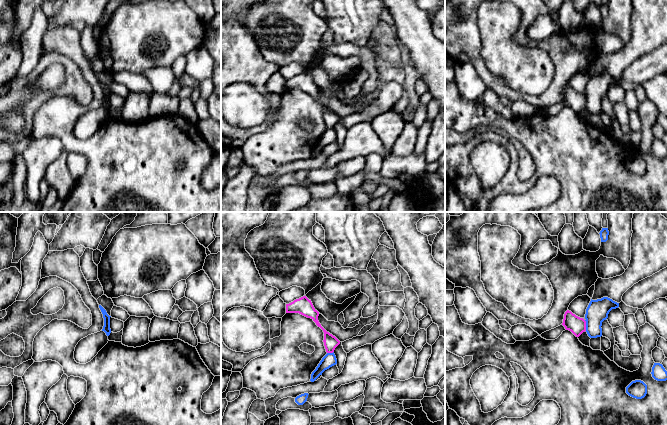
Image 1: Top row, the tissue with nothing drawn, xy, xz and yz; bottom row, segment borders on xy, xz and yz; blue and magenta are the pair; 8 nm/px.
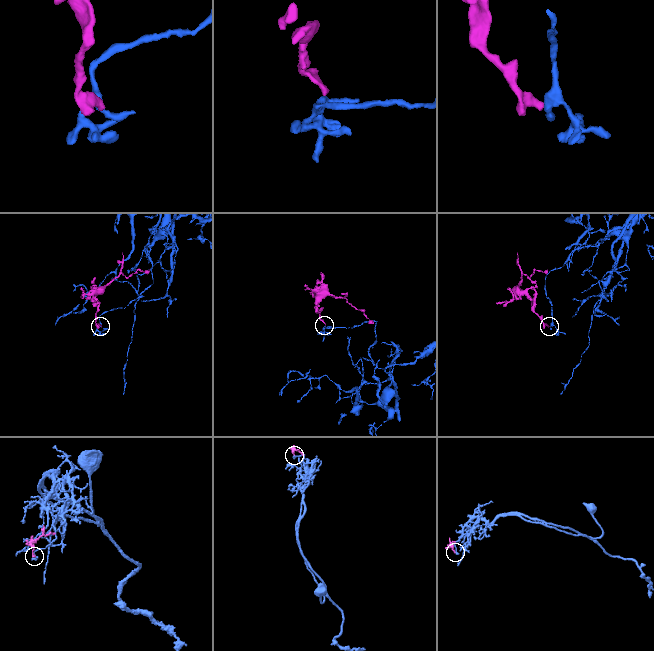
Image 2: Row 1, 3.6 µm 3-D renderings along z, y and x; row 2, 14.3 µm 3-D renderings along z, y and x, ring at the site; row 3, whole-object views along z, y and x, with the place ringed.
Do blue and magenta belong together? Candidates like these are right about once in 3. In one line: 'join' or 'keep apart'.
keep apart

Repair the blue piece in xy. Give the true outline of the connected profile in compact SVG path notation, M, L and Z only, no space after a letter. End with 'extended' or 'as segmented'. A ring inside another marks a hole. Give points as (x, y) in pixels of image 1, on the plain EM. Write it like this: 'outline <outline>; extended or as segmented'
outline M99 81L99 84L100 84L100 86L103 90L103 94L104 94L104 102L103 102L102 107L104 107L106 109L106 111L109 112L111 109L111 105L110 105L110 93L111 92L109 92L107 90L106 86L101 81Z; as segmented

